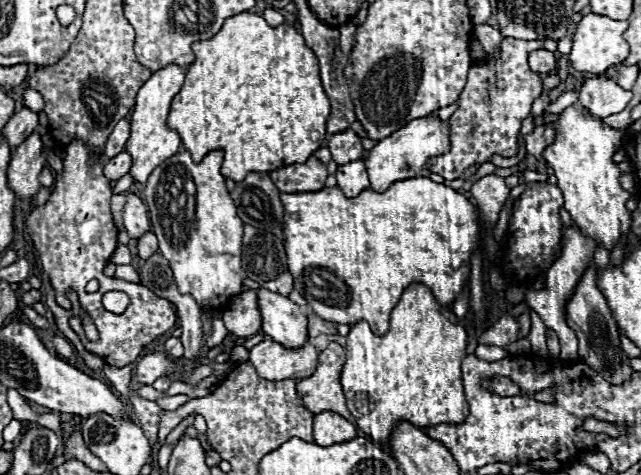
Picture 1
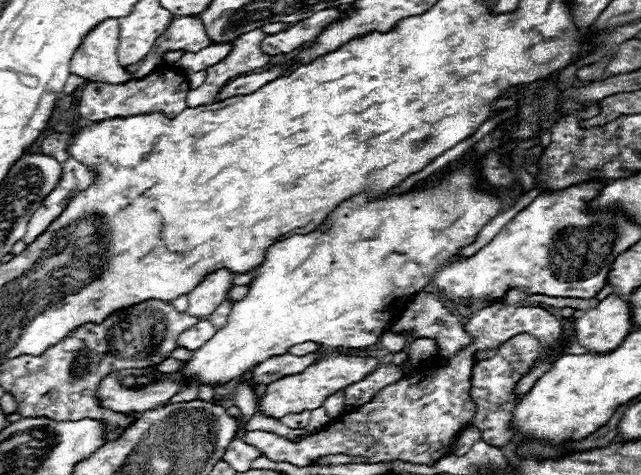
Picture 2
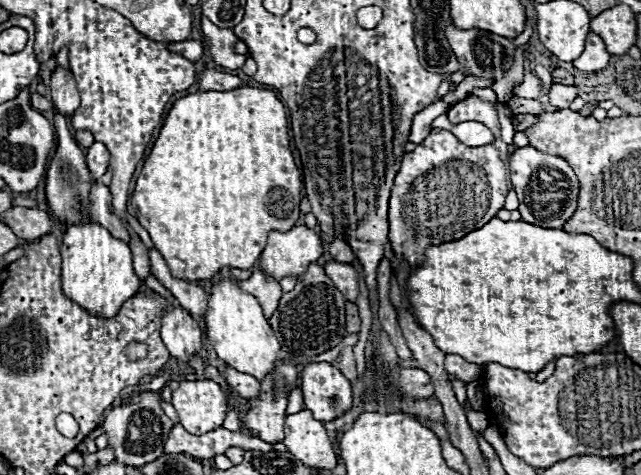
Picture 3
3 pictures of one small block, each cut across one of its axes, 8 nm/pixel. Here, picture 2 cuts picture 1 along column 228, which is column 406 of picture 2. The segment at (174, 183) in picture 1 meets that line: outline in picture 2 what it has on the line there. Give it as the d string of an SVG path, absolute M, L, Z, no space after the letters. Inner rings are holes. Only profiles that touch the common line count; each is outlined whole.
M494 150L482 160L480 184L474 182L474 172L464 168L454 172L440 186L430 186L414 194L394 198L382 196L378 200L366 200L366 196L360 194L344 202L338 208L338 214L330 216L330 220L326 220L318 230L310 234L294 234L276 242L268 250L264 264L258 268L258 276L250 284L248 296L232 306L228 324L220 328L200 350L194 350L190 360L182 362L180 374L196 378L198 386L220 386L242 378L254 366L268 358L282 356L302 342L320 342L332 348L366 348L376 344L382 332L390 328L390 322L396 320L396 314L400 314L400 298L422 292L438 266L458 260L456 252L472 244L482 226L500 212L502 196L512 188L512 182L512 170L502 164L498 150Z

